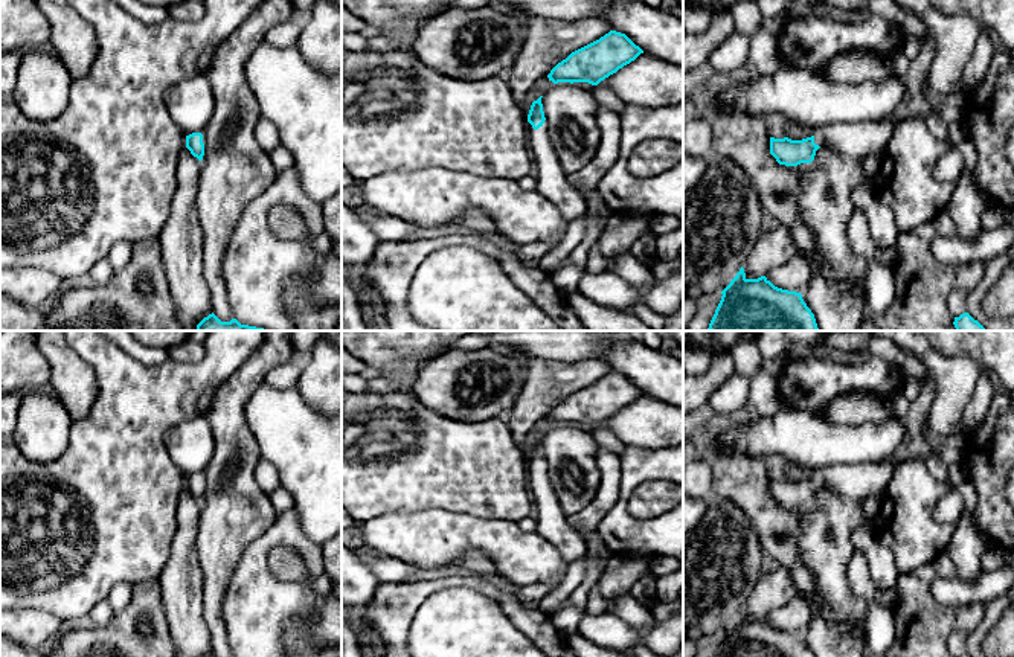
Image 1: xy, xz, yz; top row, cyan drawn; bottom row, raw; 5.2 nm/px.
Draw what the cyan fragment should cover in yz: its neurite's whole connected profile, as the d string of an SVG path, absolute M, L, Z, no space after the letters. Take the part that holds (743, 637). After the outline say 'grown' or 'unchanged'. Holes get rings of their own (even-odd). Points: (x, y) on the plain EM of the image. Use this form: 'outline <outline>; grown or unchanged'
outline M743 608L721 636L714 657L814 657L801 634L778 630L765 617L747 620Z; unchanged

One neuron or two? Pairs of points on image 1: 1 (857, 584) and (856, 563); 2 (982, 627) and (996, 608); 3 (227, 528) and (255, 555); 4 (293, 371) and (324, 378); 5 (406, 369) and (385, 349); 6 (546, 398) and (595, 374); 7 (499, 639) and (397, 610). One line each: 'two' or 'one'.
1: one
2: one
3: two
4: two
5: one
6: one
7: two

